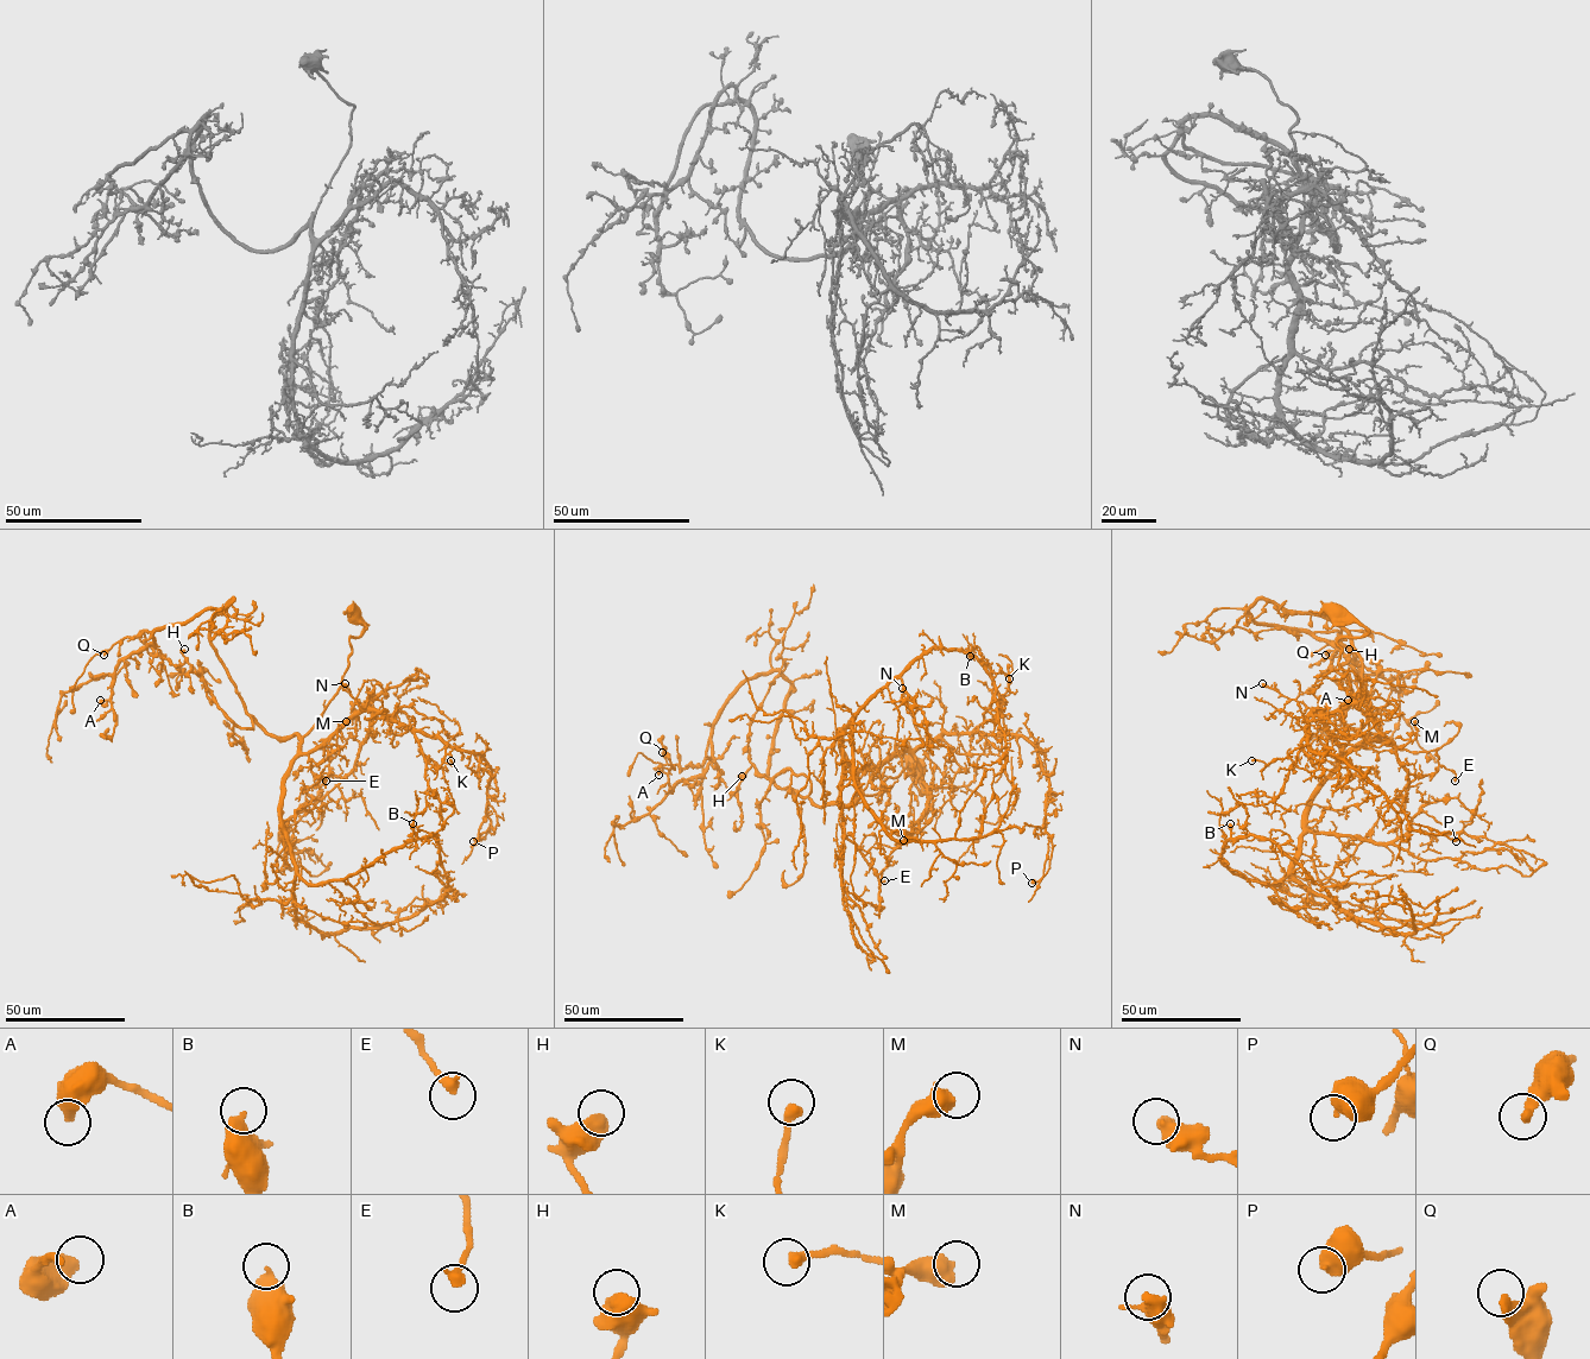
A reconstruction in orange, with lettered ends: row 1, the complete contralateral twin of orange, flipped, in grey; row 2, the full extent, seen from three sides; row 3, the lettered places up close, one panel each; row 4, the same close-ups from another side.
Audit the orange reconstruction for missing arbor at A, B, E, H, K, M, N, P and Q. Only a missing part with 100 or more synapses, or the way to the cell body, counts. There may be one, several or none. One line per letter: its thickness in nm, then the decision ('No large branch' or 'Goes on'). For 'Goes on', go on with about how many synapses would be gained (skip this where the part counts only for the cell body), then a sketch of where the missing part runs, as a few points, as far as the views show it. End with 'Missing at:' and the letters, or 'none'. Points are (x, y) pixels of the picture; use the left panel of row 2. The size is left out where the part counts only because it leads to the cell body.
A: Thickness 550 nm. No large branch
B: Thickness 480 nm. No large branch
E: Thickness 320 nm. No large branch
H: Thickness 600 nm. No large branch
K: Thickness 320 nm. No large branch
M: Thickness 650 nm. No large branch
N: Thickness 500 nm. No large branch
P: Thickness 500 nm. No large branch
Q: Thickness 400 nm. No large branch
Missing at: none

